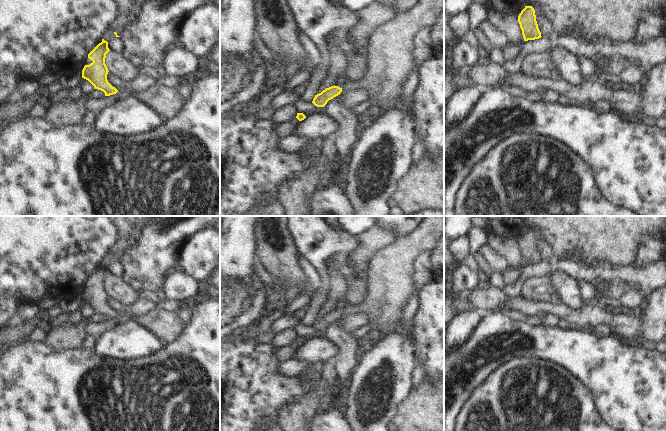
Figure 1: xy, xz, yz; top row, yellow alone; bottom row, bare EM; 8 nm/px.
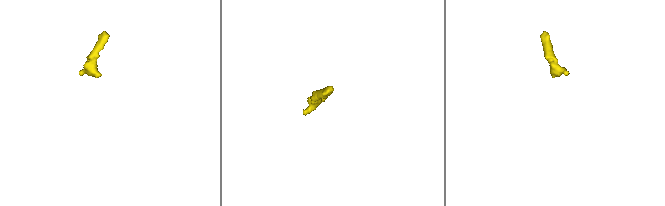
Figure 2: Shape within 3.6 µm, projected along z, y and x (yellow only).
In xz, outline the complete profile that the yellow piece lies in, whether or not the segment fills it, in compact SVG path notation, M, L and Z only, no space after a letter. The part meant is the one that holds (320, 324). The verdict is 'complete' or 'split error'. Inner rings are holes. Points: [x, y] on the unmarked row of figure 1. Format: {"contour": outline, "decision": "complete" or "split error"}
{"contour": "M428 216L410 235L398 240L395 244L377 251L369 262L368 276L370 289L367 300L359 305L346 306L341 312L331 310L315 319L312 327L317 331L324 331L334 321L367 311L371 314L372 327L389 328L400 321L402 311L414 292L414 261L423 252L430 252L438 246L444 236L444 216Z", "decision": "split error"}

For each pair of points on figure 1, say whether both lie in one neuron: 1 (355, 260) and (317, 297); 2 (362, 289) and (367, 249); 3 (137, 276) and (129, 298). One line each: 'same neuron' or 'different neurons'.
1: different neurons
2: same neuron
3: different neurons

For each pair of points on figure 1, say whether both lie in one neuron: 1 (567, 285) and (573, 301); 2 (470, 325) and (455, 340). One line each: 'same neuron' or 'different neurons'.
1: same neuron
2: same neuron

